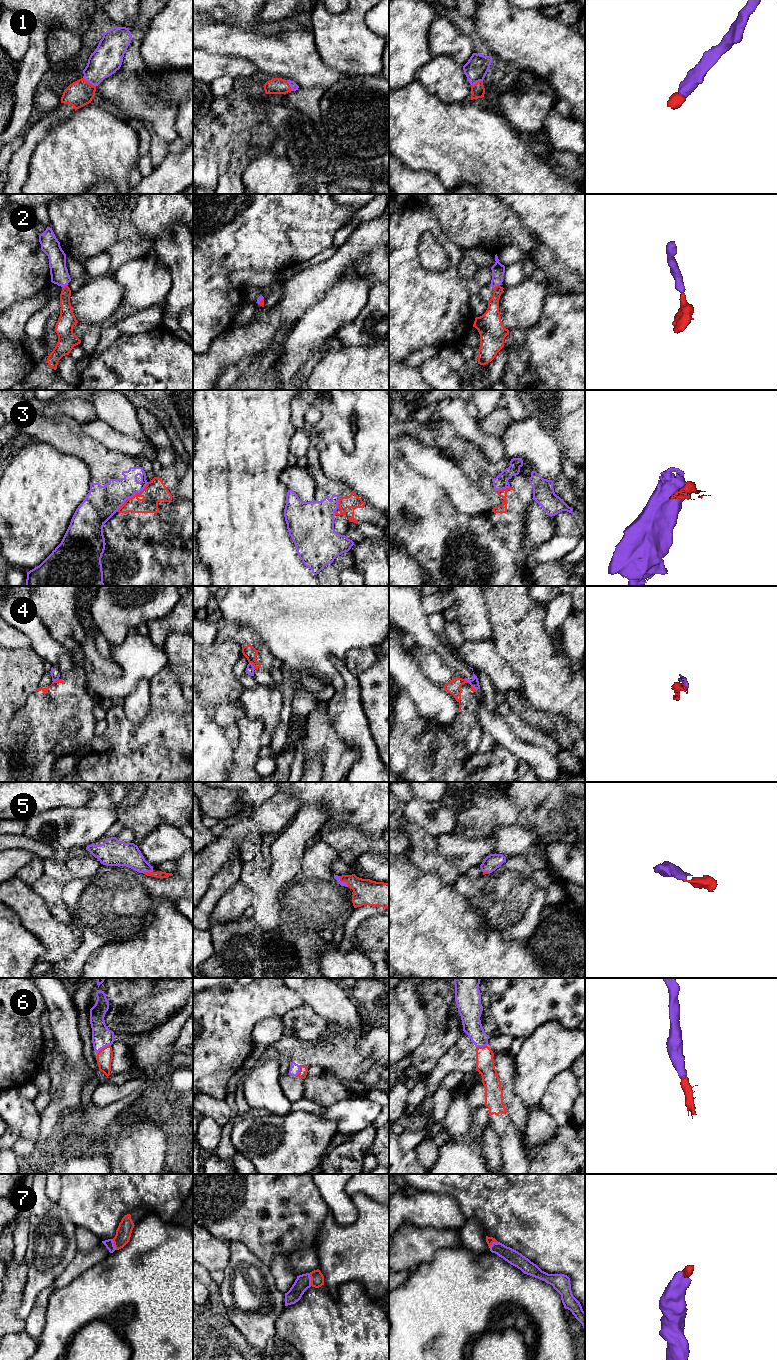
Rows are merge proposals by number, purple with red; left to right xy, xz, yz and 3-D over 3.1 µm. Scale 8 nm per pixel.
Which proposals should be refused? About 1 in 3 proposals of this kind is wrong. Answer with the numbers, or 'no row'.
3, 4

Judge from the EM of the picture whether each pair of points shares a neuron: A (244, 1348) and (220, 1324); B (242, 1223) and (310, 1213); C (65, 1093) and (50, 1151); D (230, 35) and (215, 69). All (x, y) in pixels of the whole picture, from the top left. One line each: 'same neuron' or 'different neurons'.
A: same neuron
B: same neuron
C: same neuron
D: different neurons

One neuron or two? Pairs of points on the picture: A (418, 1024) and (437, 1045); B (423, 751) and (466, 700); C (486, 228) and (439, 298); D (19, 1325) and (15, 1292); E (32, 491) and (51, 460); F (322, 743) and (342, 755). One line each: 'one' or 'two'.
A: two
B: one
C: two
D: one
E: one
F: one

